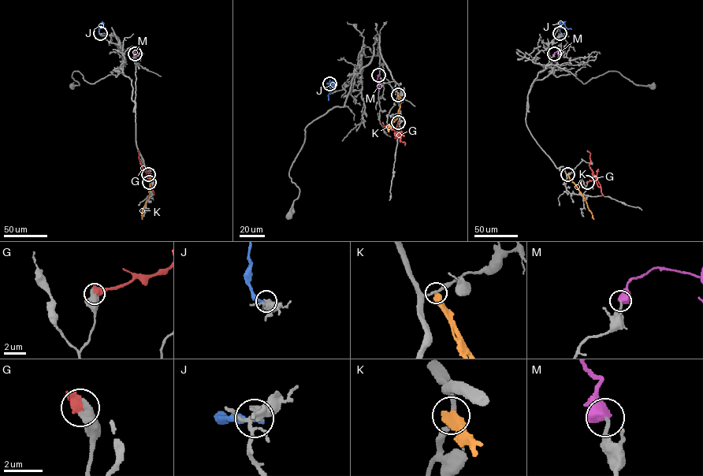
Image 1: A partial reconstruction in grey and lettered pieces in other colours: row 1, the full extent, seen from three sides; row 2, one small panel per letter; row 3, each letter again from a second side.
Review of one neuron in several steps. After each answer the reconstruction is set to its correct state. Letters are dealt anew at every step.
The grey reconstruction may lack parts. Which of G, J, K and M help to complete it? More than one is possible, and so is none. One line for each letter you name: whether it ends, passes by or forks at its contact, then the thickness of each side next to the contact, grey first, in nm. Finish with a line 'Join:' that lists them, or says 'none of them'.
M: it ends; calibres 190 and 700 nm
Join: M

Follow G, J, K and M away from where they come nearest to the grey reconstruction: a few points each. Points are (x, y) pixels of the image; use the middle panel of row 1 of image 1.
G: (398, 122), (396, 132), (387, 124), (384, 127), (382, 122)
J: (329, 83), (334, 83), (328, 100)
K: (398, 94), (399, 115), (388, 124), (388, 132)
M: (378, 75), (380, 86)

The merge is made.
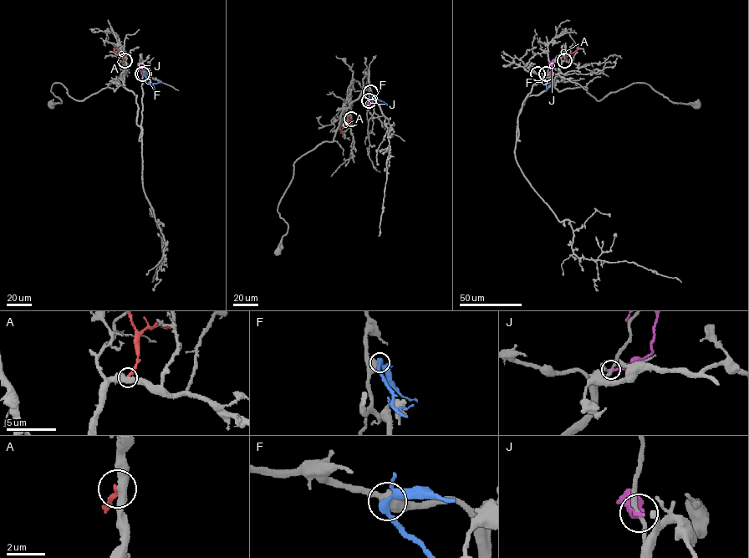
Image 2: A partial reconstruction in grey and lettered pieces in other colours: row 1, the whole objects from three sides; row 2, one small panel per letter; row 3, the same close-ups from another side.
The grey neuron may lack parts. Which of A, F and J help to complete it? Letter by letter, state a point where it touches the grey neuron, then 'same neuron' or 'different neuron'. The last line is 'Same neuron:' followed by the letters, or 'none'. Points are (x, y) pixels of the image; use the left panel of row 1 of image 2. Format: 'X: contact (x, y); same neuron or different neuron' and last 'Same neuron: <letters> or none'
A: contact (124, 60); different neuron
F: contact (144, 74); different neuron
J: contact (142, 74); different neuron
Same neuron: none

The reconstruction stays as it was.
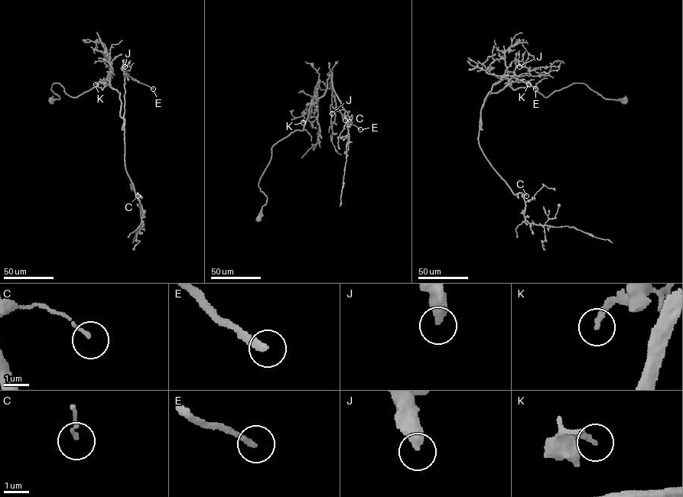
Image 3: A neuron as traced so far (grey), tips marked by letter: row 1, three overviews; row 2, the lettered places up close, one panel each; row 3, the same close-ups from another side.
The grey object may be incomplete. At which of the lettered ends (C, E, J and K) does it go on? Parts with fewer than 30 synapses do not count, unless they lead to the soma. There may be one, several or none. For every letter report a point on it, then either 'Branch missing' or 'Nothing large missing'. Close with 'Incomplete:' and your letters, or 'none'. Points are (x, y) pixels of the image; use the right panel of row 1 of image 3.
C: Place: (526, 196). Nothing large missing
E: Place: (535, 89). Branch missing
J: Place: (519, 66). Nothing large missing
K: Place: (528, 84). Nothing large missing
Incomplete: E

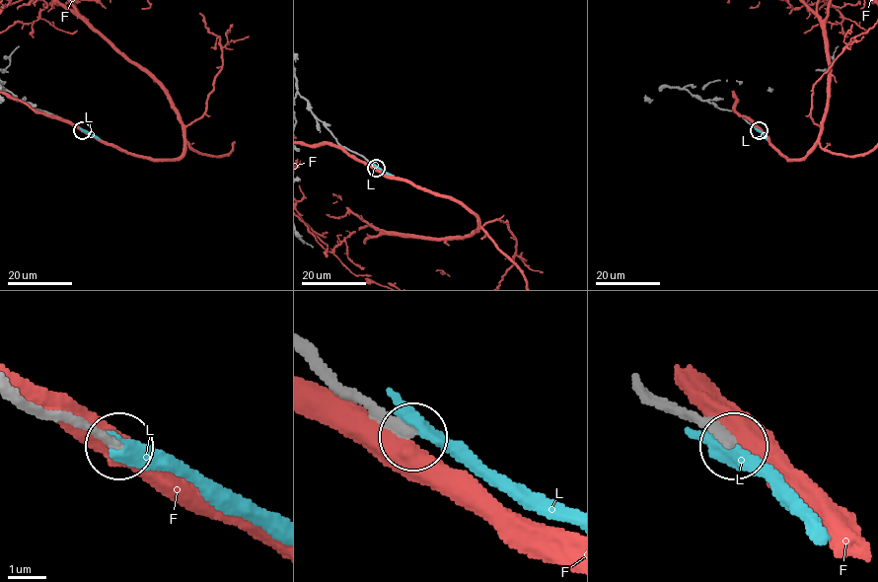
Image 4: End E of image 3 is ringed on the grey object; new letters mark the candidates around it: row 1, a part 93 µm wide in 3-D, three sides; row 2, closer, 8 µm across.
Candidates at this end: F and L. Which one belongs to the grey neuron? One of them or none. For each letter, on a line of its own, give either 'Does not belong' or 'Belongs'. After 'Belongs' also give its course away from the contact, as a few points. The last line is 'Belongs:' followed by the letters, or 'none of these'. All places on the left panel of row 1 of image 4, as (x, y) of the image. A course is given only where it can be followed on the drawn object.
F: Does not belong
L: Does not belong
Belongs: none of these

